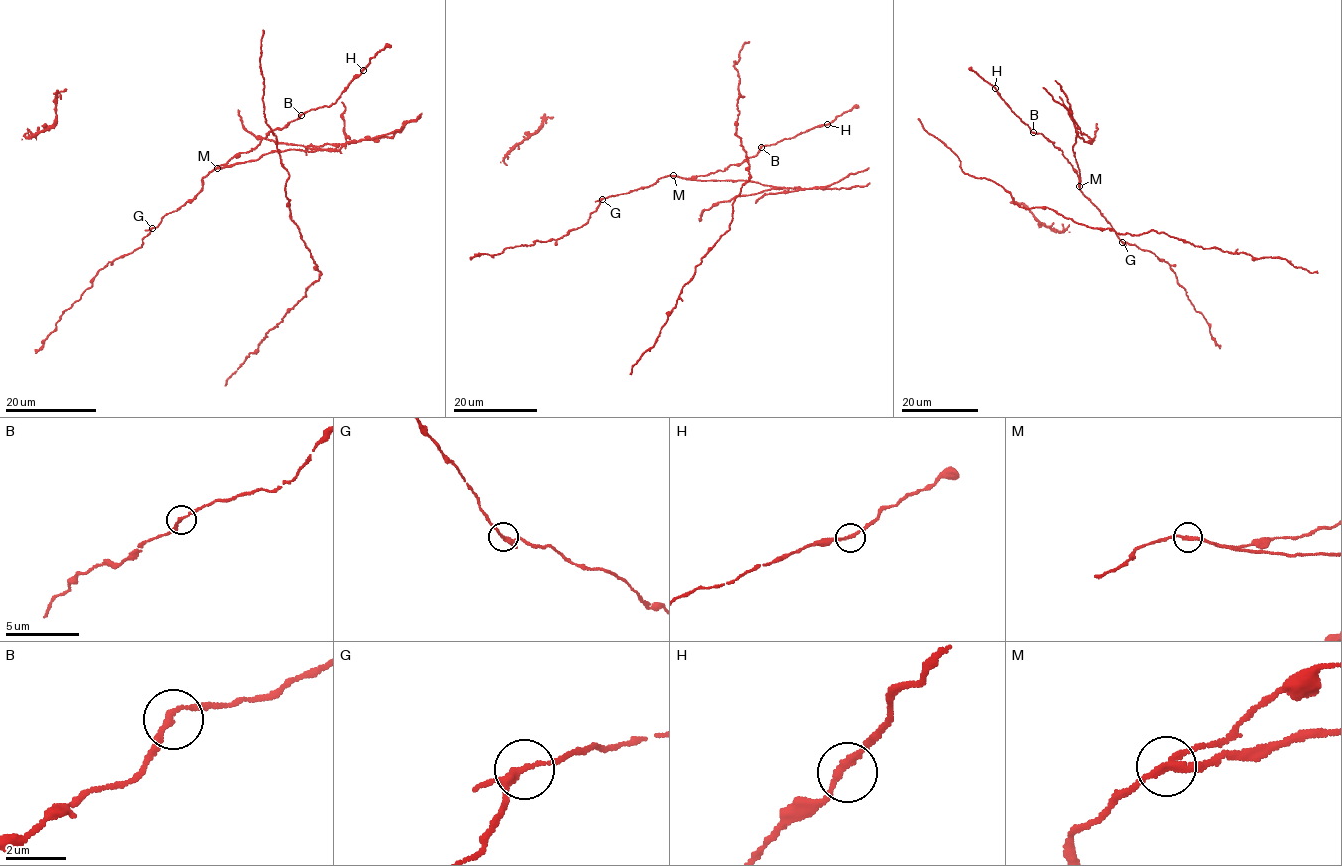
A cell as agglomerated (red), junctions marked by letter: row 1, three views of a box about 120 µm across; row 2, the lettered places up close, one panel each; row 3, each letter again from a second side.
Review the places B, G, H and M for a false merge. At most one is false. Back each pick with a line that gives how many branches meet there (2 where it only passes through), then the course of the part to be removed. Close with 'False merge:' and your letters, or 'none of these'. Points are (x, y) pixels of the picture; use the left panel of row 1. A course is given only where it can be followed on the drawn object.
M: 3 branches meet; foreign part runs (217, 168), (258, 160), (274, 151), (322, 149), (258, 138), (243, 127), (238, 109)
False merge: M

